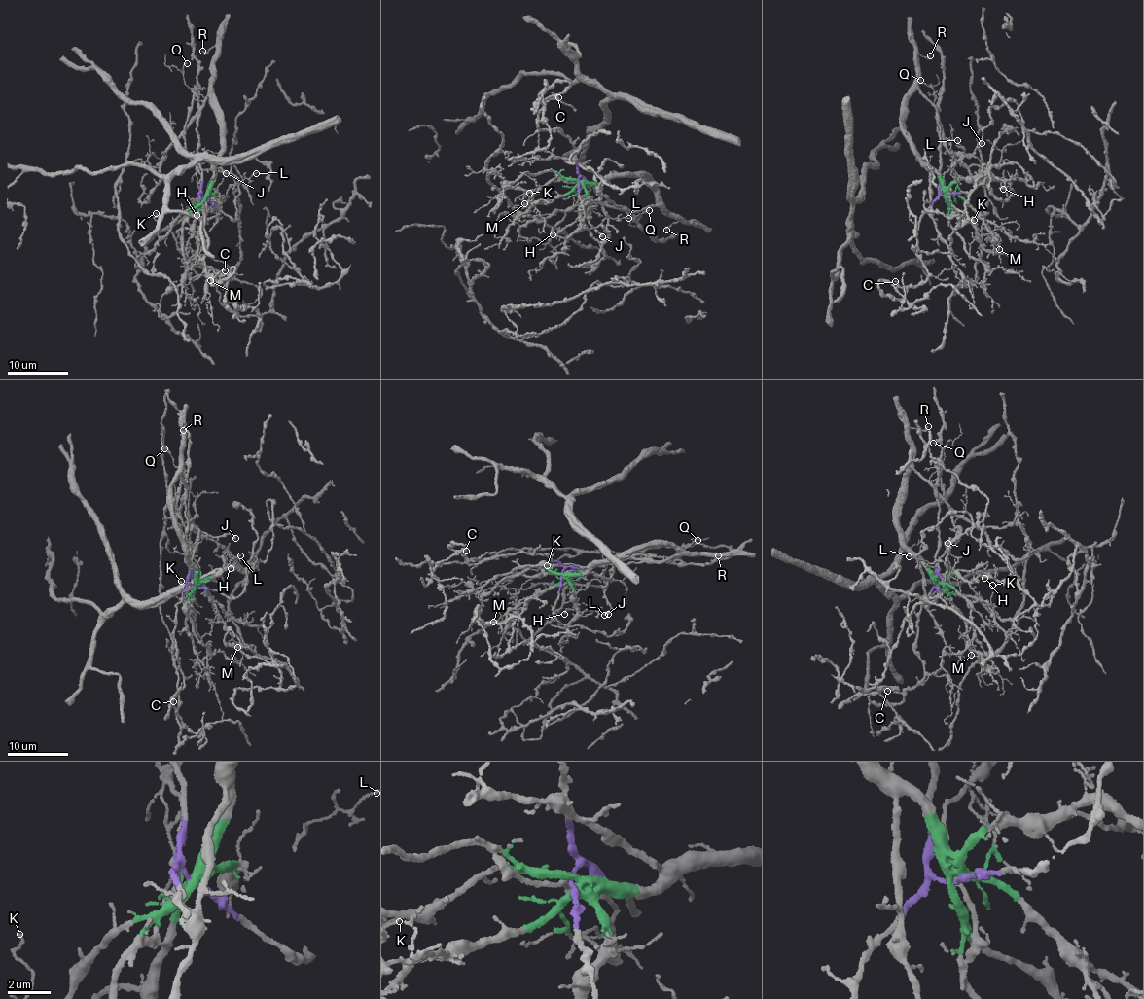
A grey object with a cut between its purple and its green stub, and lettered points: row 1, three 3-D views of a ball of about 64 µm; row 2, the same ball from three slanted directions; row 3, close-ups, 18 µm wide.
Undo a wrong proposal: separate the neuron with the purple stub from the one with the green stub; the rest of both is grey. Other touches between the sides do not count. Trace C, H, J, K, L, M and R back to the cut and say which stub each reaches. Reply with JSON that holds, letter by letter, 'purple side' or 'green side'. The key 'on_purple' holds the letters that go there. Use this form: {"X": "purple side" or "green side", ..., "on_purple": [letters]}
{"C": "purple side", "H": "green side", "J": "purple side", "K": "green side", "L": "green side", "M": "green side", "R": "green side", "on_purple": ["C", "J"]}

